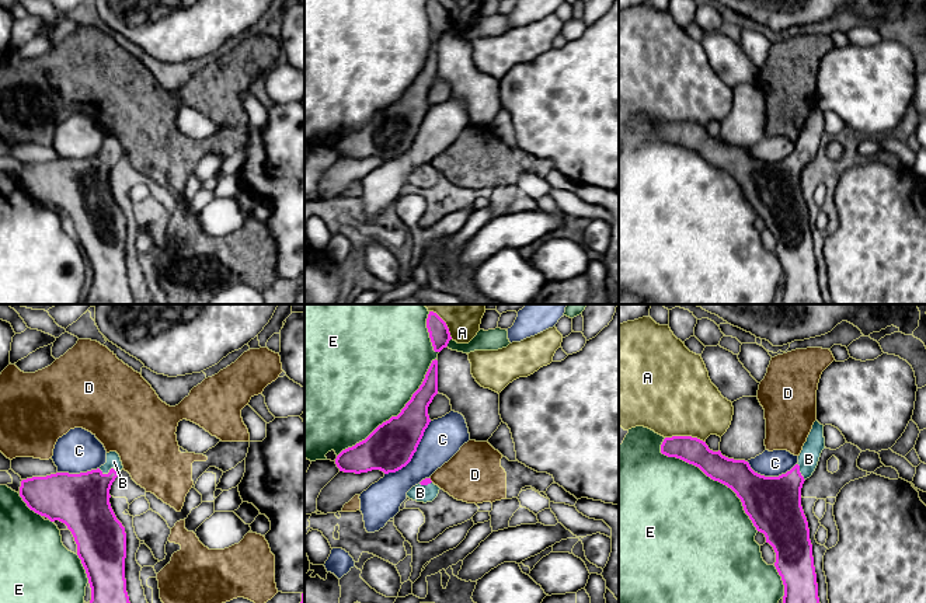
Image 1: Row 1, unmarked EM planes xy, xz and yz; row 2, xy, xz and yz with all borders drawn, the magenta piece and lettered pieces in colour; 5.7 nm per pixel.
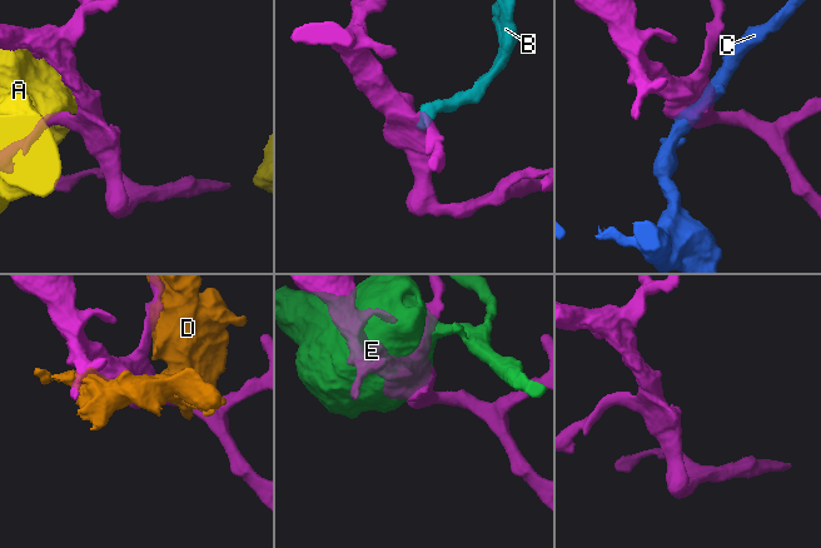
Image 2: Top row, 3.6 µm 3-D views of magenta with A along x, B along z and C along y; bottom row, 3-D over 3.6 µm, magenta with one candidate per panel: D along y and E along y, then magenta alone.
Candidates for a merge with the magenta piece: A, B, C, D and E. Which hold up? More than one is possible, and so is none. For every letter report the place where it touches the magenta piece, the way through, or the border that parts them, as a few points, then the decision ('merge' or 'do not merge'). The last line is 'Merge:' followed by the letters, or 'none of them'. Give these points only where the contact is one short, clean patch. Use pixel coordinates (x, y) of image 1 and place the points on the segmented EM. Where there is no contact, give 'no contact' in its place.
A: yz (685, 436) | do not merge
B: xy (110, 471) | across xy (80, 501), (110, 471), (114, 462) | merge
C: xz (414, 452) | do not merge
D: xz (430, 480) | do not merge
E: yz (710, 477) | do not merge
Merge: B

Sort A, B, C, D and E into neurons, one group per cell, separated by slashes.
A / B / C / D / E

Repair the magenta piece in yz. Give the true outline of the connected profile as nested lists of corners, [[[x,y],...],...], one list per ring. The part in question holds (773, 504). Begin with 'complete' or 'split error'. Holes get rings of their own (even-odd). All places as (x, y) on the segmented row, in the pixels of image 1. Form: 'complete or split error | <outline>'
split error | [[[815,421],[798,463],[786,474],[765,477],[755,473],[748,461],[713,452],[697,438],[672,436],[661,445],[662,454],[699,467],[737,494],[753,526],[776,553],[774,567],[784,585],[783,603],[819,603],[801,488],[815,471],[824,449],[824,425]]]

